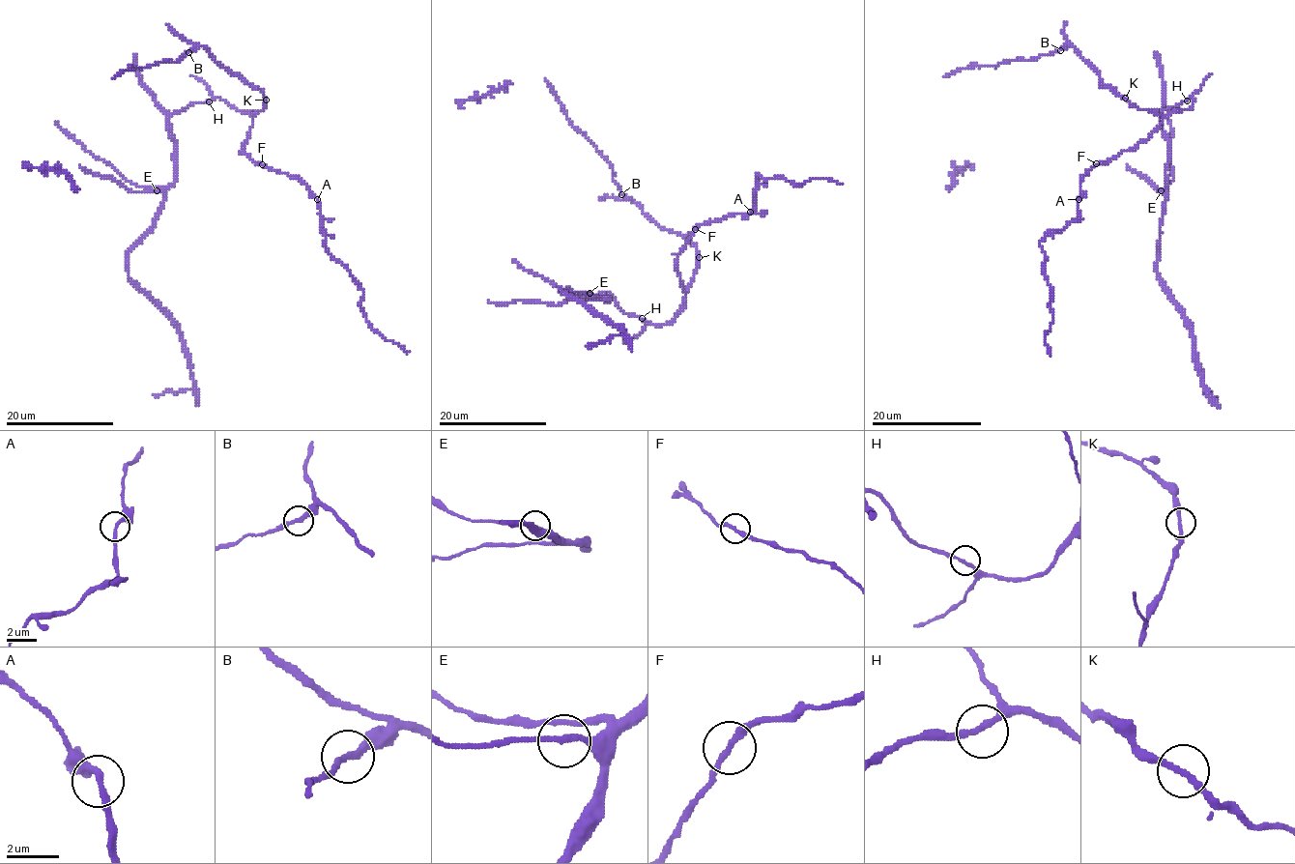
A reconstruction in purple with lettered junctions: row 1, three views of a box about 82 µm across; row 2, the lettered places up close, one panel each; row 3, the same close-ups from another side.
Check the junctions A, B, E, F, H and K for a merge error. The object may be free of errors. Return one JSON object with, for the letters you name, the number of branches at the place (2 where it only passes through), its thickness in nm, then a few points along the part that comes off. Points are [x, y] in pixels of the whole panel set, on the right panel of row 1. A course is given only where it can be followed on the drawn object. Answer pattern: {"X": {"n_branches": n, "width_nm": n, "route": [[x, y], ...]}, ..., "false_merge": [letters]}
{"false_merge": []}

